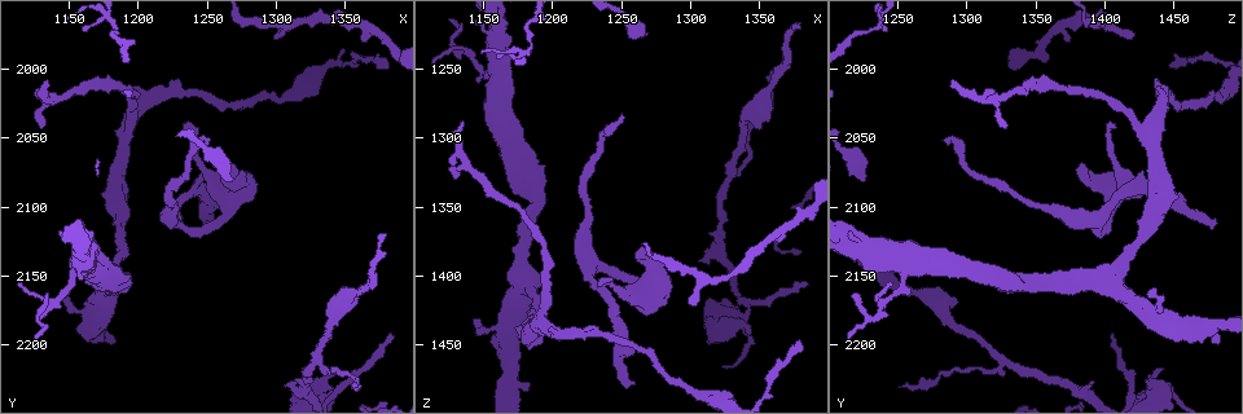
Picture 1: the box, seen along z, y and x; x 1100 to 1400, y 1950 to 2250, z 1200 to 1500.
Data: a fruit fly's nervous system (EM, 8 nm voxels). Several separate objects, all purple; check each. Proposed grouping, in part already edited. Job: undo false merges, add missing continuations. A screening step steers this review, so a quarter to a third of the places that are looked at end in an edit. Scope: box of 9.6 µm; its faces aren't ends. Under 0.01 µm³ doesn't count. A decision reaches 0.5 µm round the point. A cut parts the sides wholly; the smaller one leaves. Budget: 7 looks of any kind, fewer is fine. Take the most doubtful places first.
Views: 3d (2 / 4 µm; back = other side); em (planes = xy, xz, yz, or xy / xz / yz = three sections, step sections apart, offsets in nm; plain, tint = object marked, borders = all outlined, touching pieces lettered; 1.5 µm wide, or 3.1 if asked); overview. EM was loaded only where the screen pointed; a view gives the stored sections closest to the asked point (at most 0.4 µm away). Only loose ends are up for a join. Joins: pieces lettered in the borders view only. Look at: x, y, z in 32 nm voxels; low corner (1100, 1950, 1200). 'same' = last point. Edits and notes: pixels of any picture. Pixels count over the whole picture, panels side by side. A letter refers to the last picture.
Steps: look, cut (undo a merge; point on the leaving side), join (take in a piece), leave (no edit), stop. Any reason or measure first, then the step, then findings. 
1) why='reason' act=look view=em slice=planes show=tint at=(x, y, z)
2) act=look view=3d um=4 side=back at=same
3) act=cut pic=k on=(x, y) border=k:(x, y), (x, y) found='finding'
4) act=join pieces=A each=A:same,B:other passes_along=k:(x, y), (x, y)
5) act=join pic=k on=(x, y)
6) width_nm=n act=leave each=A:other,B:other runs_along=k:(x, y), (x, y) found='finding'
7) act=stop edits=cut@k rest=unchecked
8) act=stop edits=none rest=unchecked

act=look view=3d um=4 at=(1260, 2112, 1478)

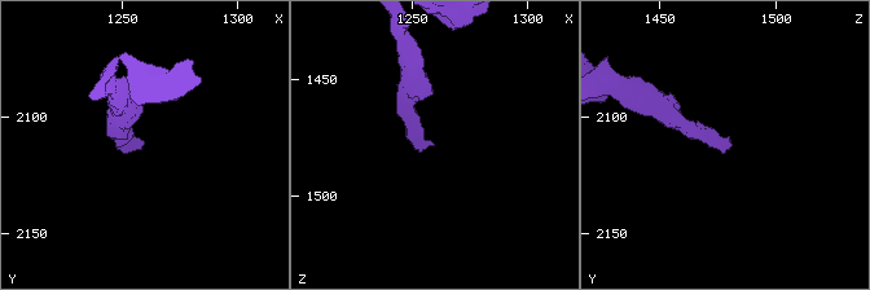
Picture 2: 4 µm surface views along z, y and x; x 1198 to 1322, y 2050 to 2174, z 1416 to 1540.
act=look view=em slice=xz step=8 show=borders at=(1260, 2112, 1478)

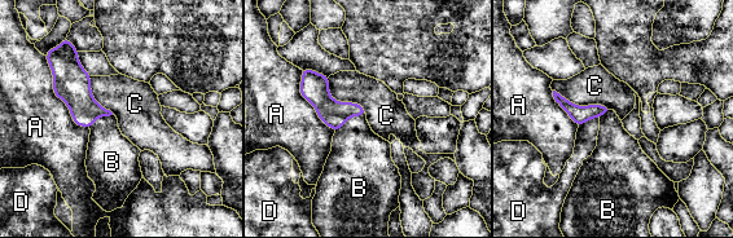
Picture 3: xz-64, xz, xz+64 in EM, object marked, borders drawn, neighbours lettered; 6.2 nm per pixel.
act=join pieces=B each=A:other,B:same,C:other,D:other passes_along=3:(332, 113), (350, 117), (359, 155) found='it goes on there'

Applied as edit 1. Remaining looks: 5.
act=look view=overview

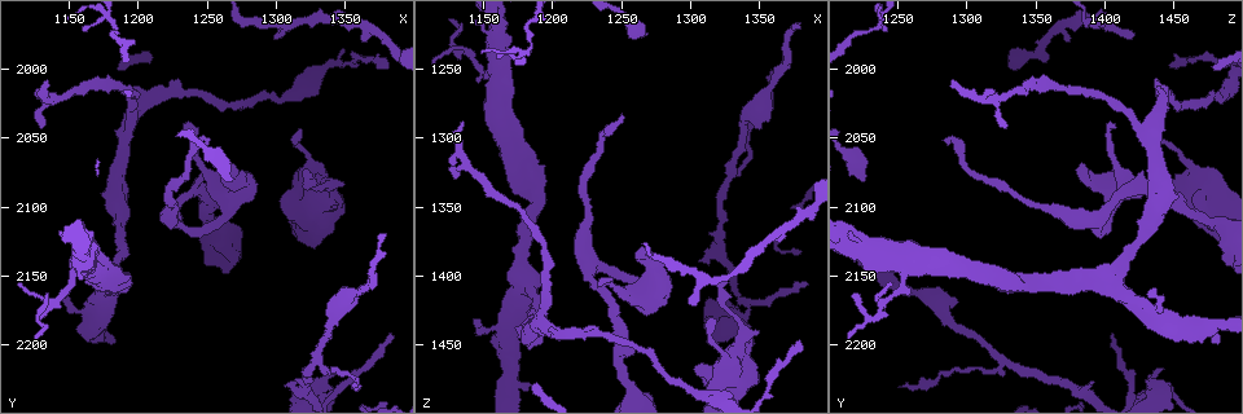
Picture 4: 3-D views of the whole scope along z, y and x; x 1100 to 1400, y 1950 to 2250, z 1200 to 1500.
why='thin end' act=look view=em slice=xy step=8 show=borders at=(1300, 1980, 1418)

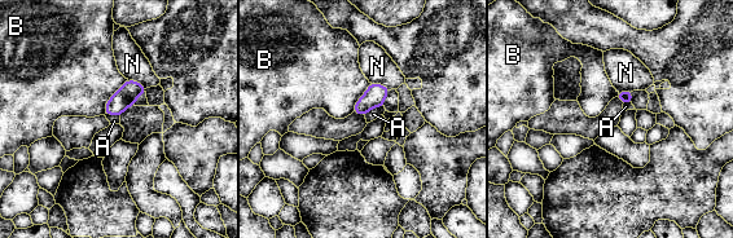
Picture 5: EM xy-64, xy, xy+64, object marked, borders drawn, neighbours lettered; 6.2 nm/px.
why='another direction' act=look view=em slice=planes show=borders at=same

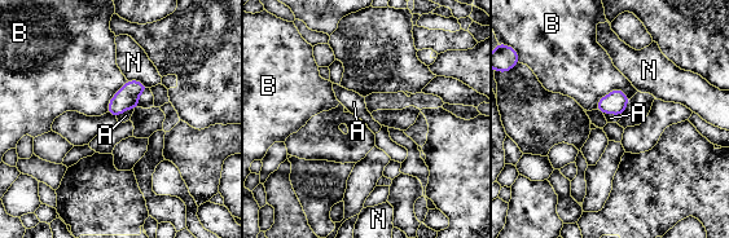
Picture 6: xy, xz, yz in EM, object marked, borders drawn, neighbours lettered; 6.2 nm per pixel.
act=leave each=A:other,B:other,N:other border=6:(134, 108), (117, 117) found='no lettered piece goes on from it'

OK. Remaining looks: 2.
act=stop edits=join@3 rest=unchecked

